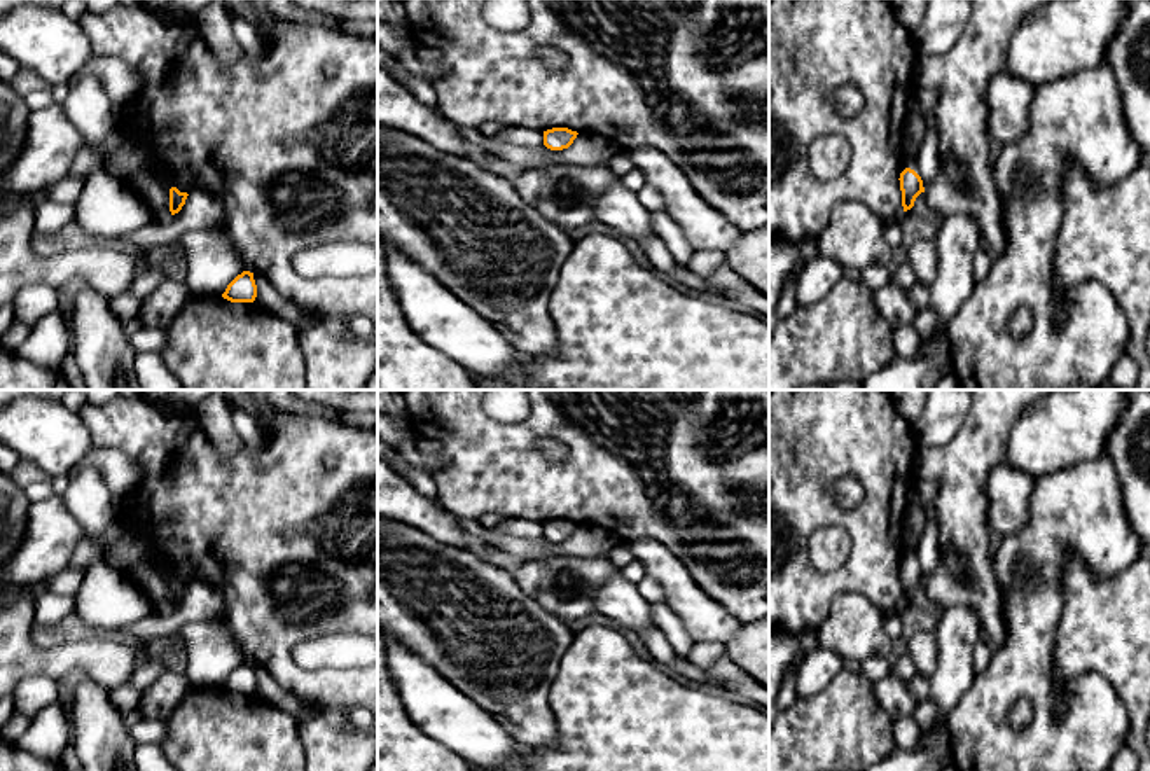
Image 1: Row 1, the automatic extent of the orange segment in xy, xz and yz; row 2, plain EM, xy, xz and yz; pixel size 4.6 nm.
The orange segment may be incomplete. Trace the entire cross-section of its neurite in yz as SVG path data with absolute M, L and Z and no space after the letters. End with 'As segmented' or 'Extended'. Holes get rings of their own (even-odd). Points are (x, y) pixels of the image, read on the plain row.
M905 559L900 565L900 582L902 582L902 598L904 603L911 601L914 598L916 589L925 584L921 568L911 561Z. As segmented

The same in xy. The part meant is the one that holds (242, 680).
M243 663L238 666L222 685L224 691L231 694L253 694L257 689L257 677L253 664Z. As segmented

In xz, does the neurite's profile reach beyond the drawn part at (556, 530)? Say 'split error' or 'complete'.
complete

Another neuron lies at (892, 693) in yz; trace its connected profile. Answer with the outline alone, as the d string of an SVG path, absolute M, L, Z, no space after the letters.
M893 673L874 684L874 696L891 719L912 715L916 708L916 698L909 691L909 682Z

